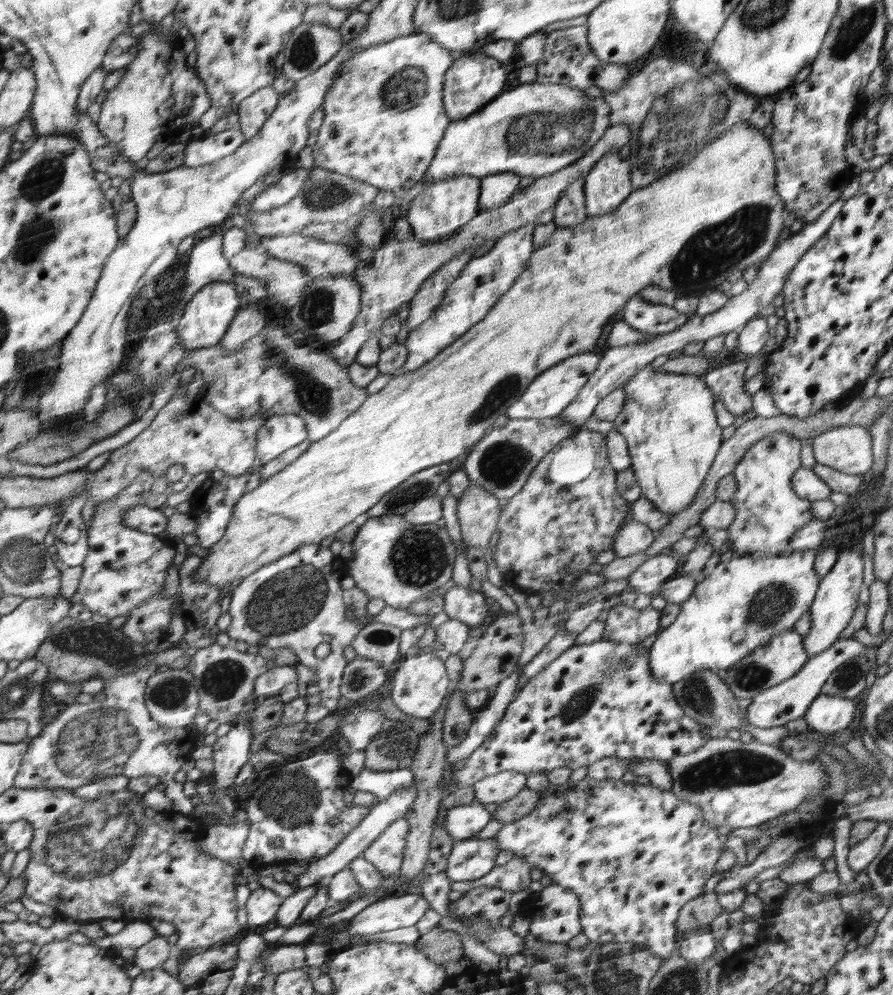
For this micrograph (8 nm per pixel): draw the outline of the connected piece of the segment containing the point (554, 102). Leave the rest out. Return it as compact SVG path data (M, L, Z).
M521 84L494 101L480 113L447 128L424 176L425 185L458 176L482 180L503 173L535 179L555 175L583 158L611 127L611 108L604 98L588 97L567 85Z

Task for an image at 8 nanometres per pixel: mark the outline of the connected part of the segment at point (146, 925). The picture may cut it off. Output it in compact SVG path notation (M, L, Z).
M134 921L128 923L123 931L114 935L106 935L105 937L94 939L88 938L84 932L76 931L70 935L70 939L78 944L94 944L94 946L102 946L102 948L117 948L119 950L128 947L139 949L141 946L156 940L158 930L152 926L149 921Z

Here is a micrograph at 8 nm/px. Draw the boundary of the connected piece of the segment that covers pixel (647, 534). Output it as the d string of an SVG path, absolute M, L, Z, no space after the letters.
M630 521L619 532L615 546L616 558L628 558L634 554L647 550L656 539L656 532L646 524Z

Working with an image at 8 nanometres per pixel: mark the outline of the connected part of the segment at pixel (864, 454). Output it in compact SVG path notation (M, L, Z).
M848 425L832 428L811 440L816 462L856 475L872 466L872 435L868 427Z

